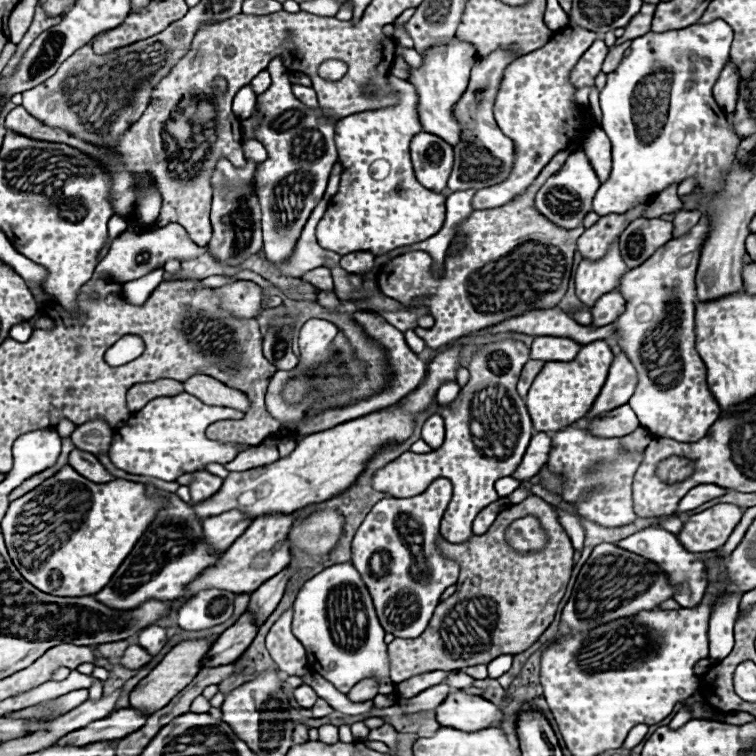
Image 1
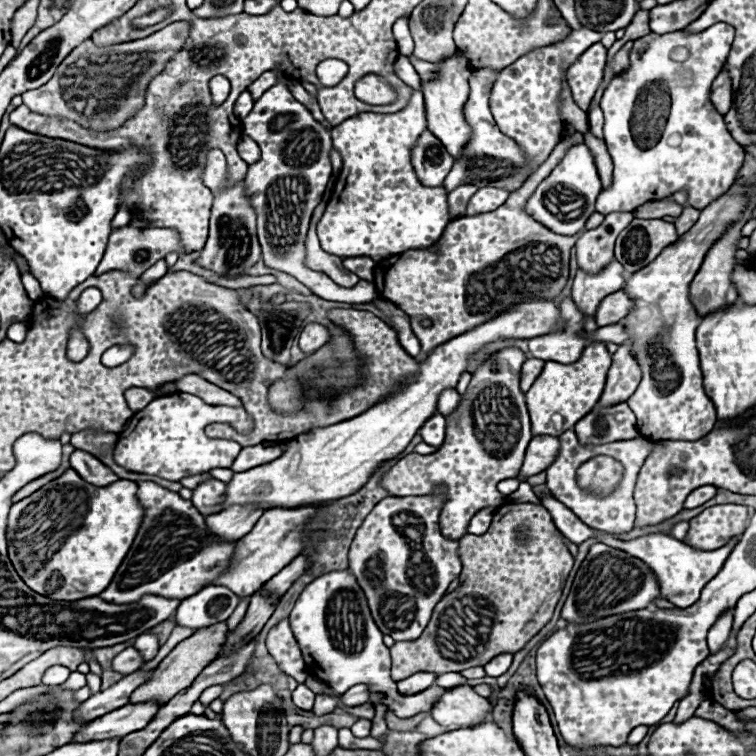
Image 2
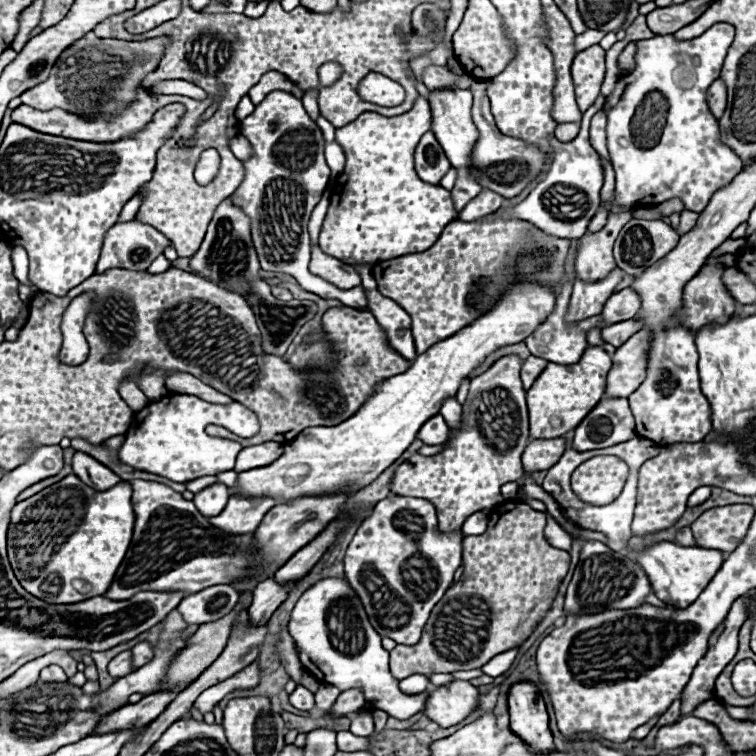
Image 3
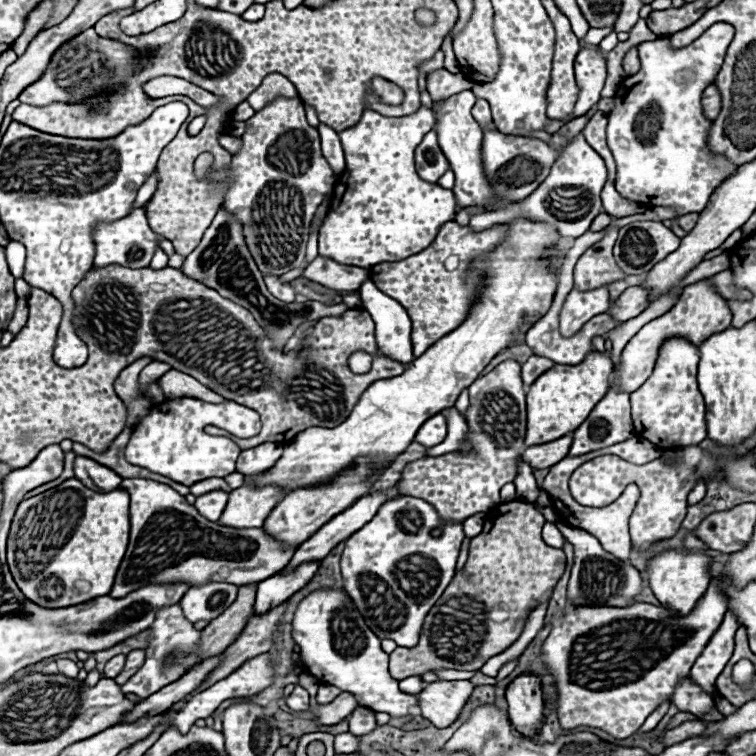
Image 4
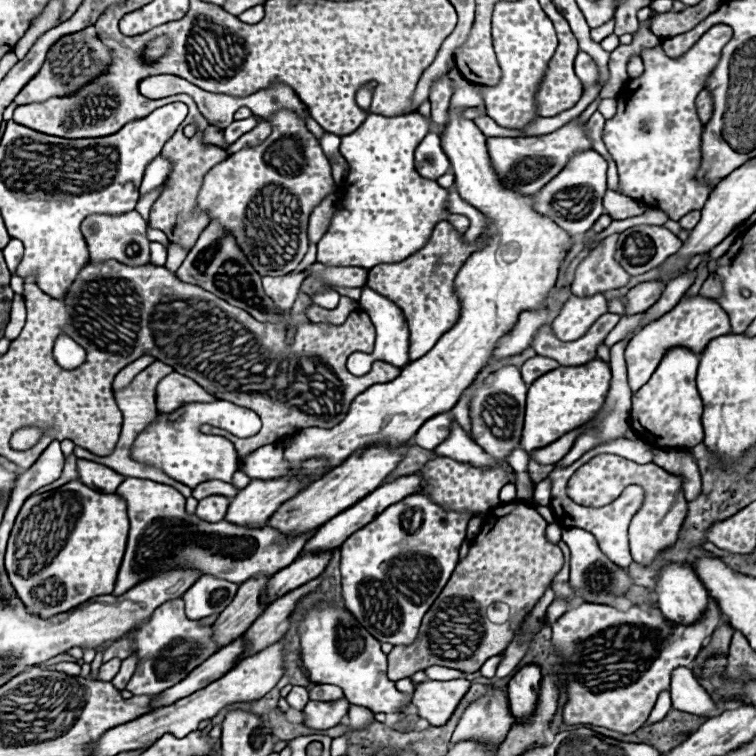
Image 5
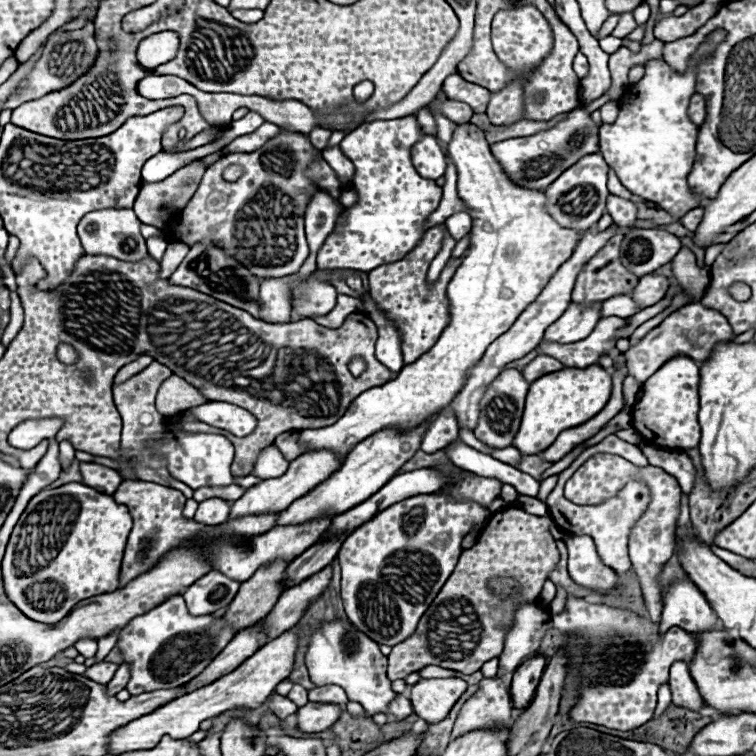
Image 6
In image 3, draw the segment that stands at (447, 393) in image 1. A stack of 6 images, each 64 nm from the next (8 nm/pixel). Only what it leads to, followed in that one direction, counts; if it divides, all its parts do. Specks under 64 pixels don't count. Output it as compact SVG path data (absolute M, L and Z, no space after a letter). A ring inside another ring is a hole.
M446 398L442 408L440 408L440 414L444 416L444 420L448 422L450 428L456 428L460 424L460 402L456 398Z

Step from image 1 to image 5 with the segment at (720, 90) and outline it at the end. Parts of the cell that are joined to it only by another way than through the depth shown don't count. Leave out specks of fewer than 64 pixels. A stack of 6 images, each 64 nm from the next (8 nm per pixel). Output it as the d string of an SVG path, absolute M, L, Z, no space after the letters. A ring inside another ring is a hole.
M702 90L698 94L698 100L696 100L696 108L698 108L698 116L702 122L708 122L712 118L712 112L714 112L714 102L712 102L712 96L708 90Z

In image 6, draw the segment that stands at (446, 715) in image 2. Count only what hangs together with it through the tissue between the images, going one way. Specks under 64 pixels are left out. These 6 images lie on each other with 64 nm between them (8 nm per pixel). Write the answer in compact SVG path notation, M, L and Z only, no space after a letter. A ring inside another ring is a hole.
M430 678L412 686L414 712L428 724L438 724L452 710L456 700L466 692L468 684L460 678Z

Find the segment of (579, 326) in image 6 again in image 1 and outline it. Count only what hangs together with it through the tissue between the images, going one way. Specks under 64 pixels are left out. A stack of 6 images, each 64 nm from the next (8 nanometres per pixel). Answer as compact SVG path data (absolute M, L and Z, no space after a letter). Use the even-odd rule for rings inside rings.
M618 238L610 244L606 256L598 260L582 260L576 270L576 294L586 308L606 292L612 292L618 286L618 276L626 272L626 262L622 260Z

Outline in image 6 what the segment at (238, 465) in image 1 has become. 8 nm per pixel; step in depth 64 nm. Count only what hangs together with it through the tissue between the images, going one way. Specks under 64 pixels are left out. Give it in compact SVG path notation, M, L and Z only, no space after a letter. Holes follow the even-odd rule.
M272 444L268 448L264 448L258 458L256 458L256 464L252 468L252 474L262 479L277 478L282 476L288 468L288 460L280 454L280 450Z

